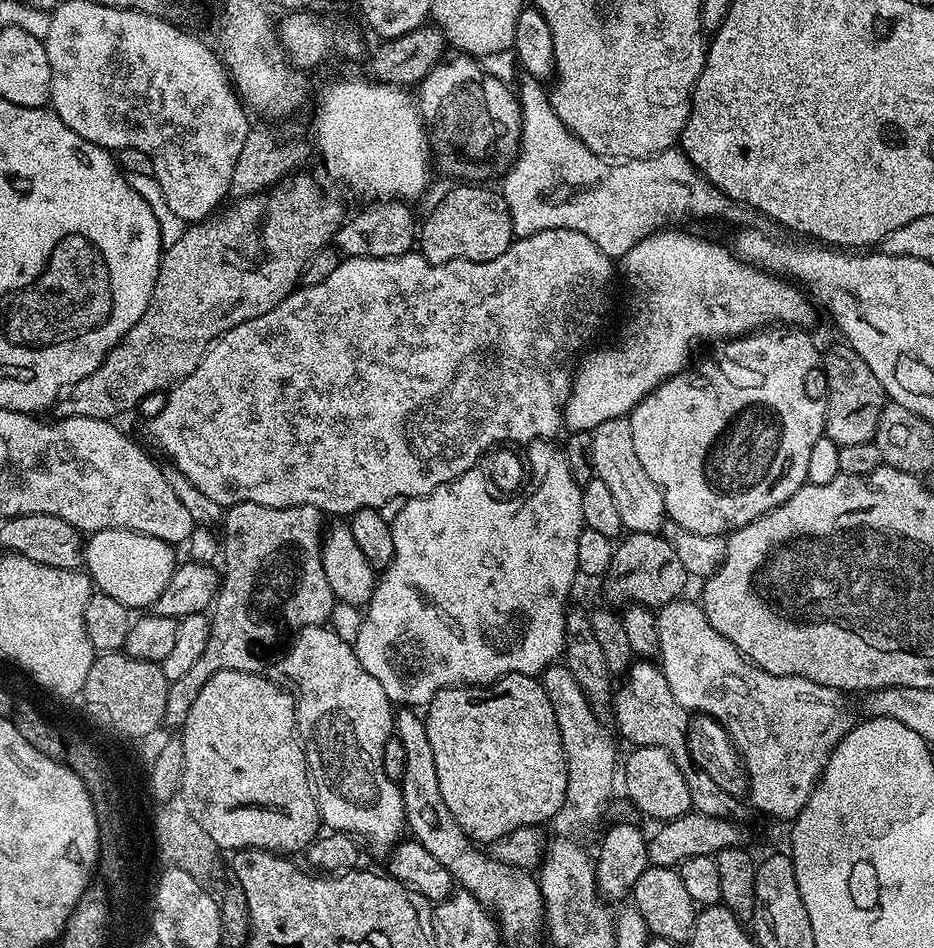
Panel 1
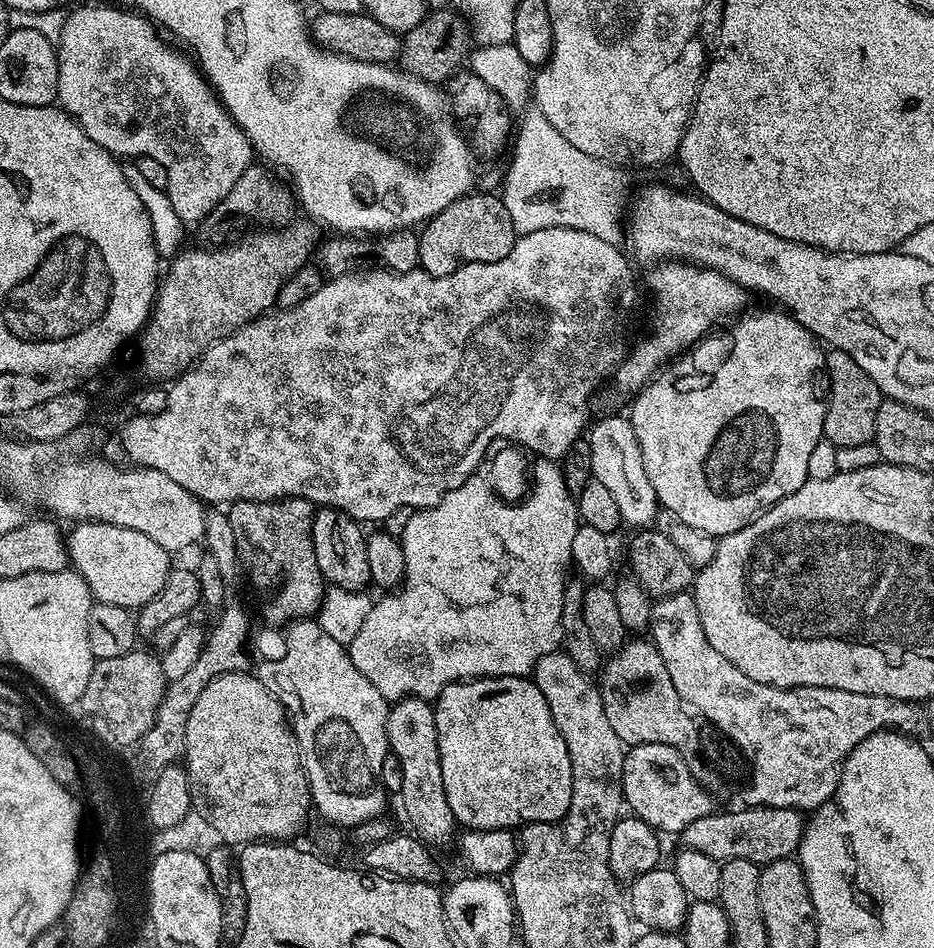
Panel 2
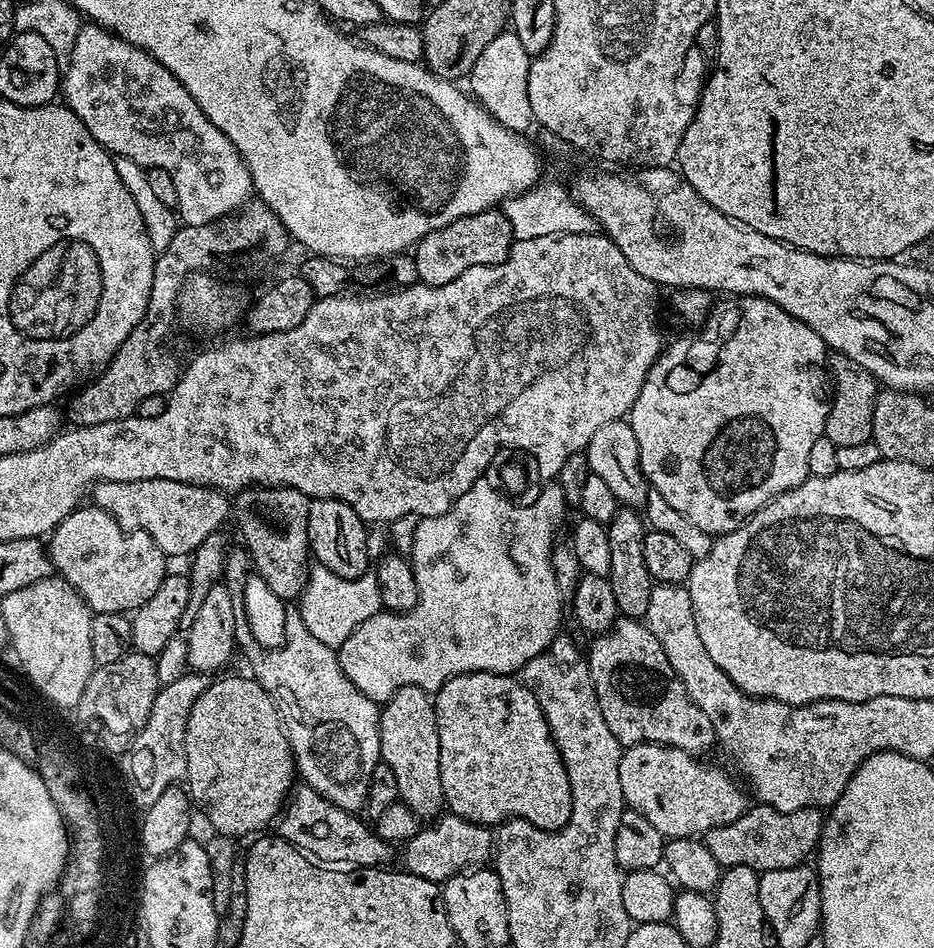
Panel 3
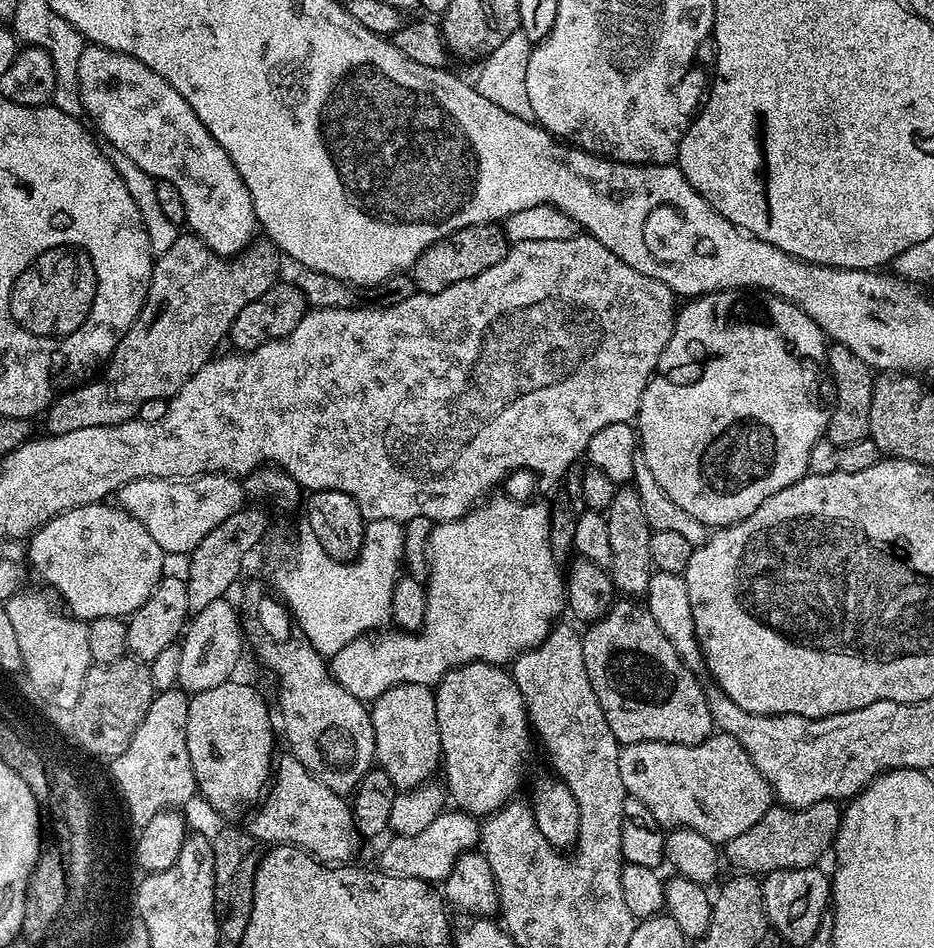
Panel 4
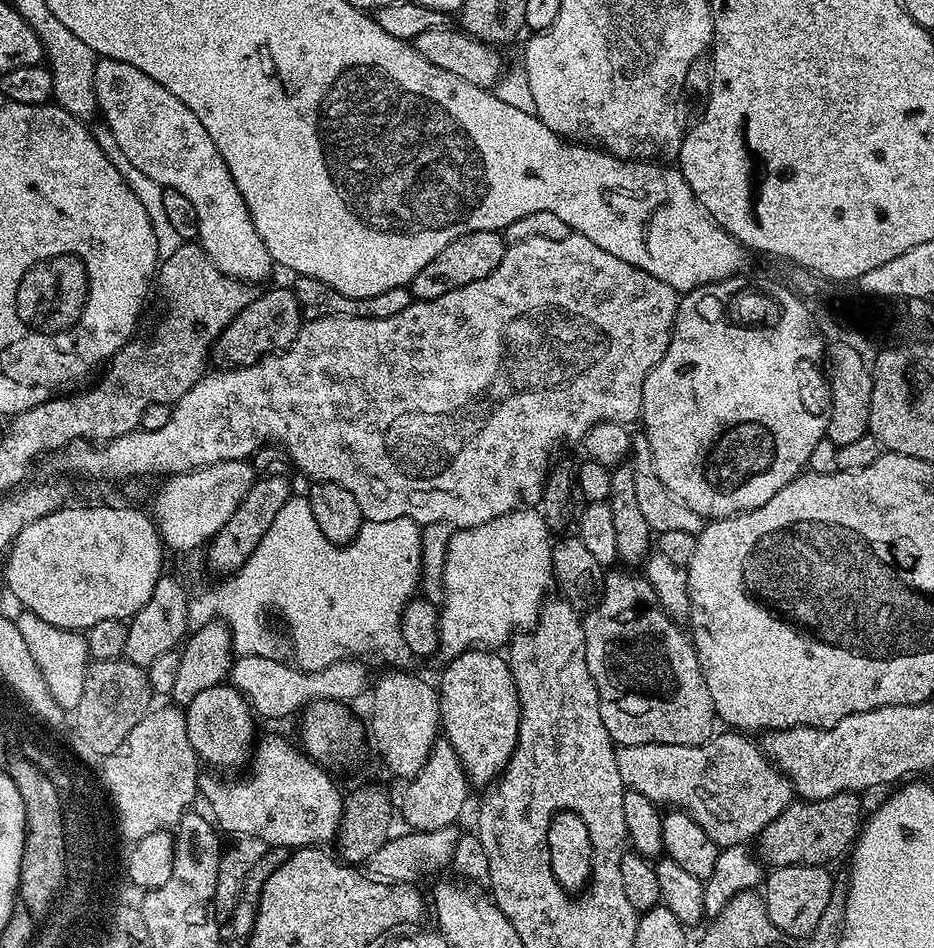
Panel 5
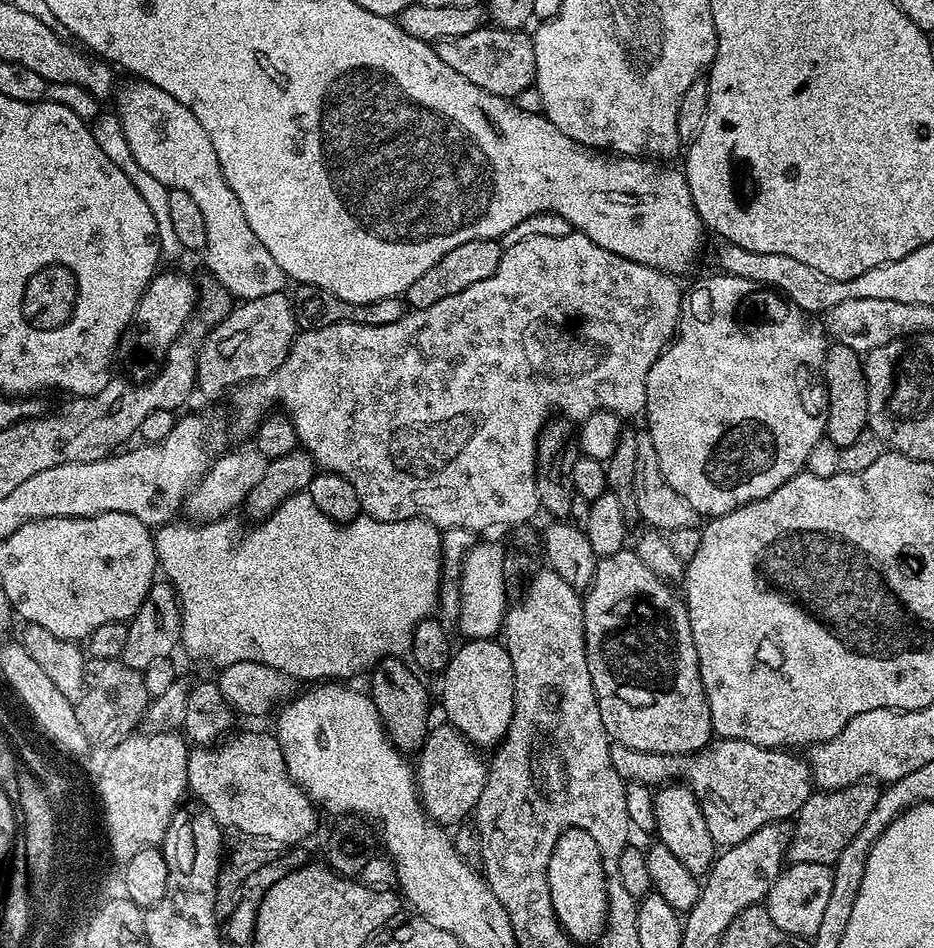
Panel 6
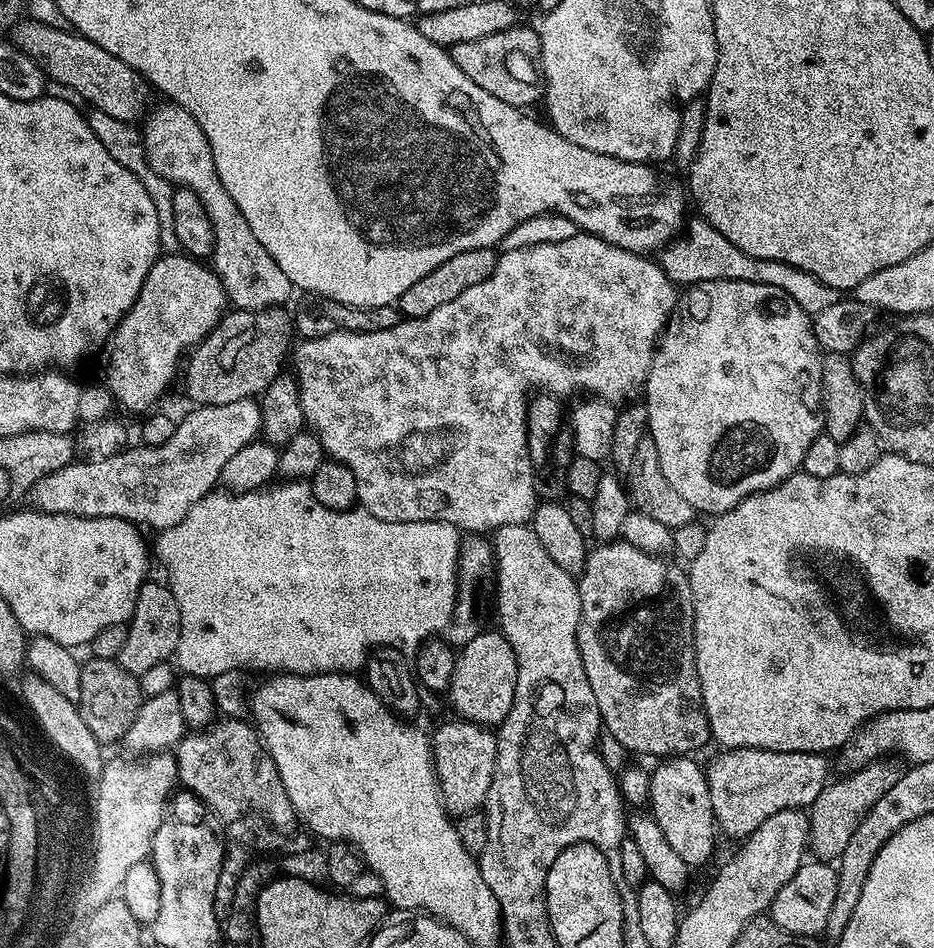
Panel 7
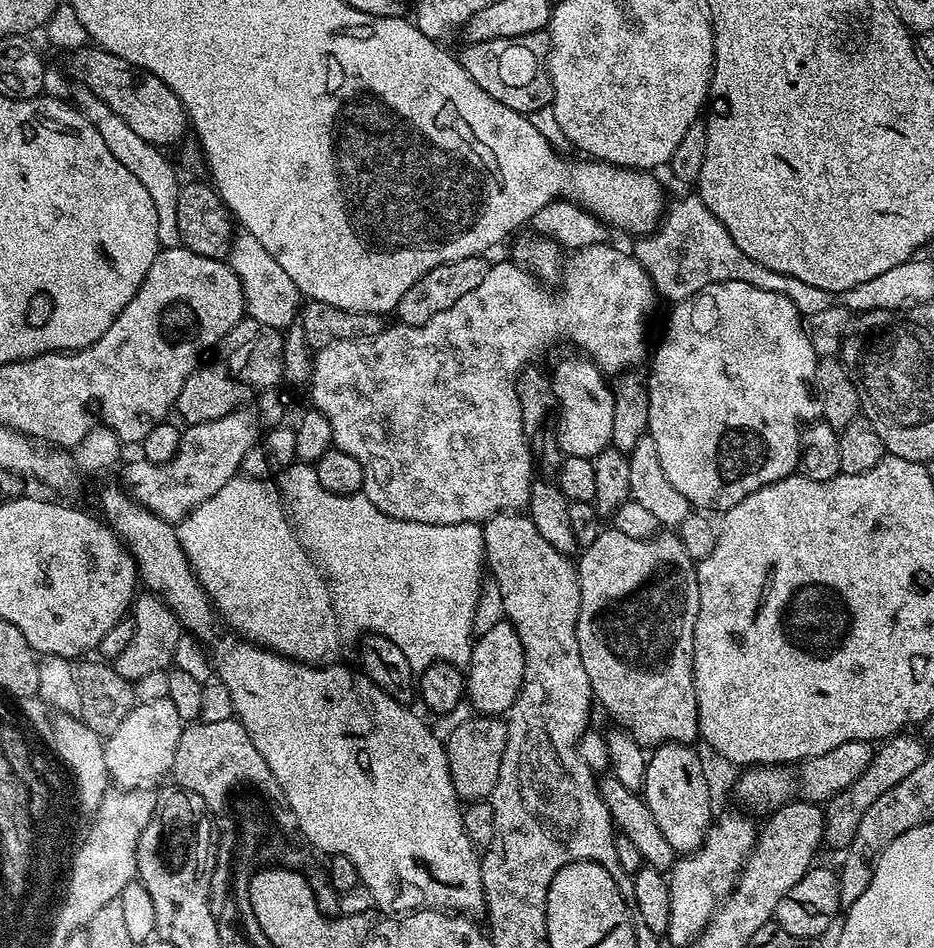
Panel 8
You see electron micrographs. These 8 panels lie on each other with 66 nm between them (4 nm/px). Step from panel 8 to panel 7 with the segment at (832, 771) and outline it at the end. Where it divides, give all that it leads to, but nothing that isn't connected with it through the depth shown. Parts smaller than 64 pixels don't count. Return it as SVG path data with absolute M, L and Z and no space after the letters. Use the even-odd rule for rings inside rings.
M730 748L719 753L712 760L712 765L707 765L706 777L710 792L710 806L716 815L716 827L721 833L735 838L749 836L766 818L778 814L778 810L787 808L807 809L822 794L822 790L830 783L828 776L827 755L818 752L771 752L757 748Z

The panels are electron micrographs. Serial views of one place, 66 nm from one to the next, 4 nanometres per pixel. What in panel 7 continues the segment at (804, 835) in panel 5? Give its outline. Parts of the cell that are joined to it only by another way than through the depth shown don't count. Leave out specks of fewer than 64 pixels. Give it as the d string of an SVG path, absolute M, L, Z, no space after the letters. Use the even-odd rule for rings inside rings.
M885 758L870 763L865 768L849 771L845 780L833 779L822 790L822 794L818 794L816 801L810 805L810 852L815 859L839 861L842 850L846 850L850 837L854 835L854 830L858 830L858 822L862 822L862 818L870 814L874 802L878 802L878 798L882 798L882 794L886 794L886 790L890 790L894 782L898 782L902 768L895 763L895 759Z

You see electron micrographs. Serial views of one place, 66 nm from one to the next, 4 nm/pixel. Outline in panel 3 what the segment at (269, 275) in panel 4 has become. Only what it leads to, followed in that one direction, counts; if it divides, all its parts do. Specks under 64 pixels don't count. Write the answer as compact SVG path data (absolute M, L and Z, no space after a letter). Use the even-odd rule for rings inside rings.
M258 198L249 199L243 208L235 214L224 217L223 220L215 224L203 224L202 226L190 226L184 224L180 226L170 241L170 246L166 250L158 253L156 265L154 266L154 282L150 286L150 302L146 306L146 314L130 334L126 334L126 342L118 346L114 358L104 367L91 382L85 383L83 387L75 393L76 397L68 404L66 416L72 419L73 425L85 428L86 426L98 426L102 422L118 422L127 416L136 415L138 402L143 402L146 398L164 396L171 393L172 387L180 379L182 371L181 365L176 365L176 360L170 353L164 352L163 344L167 342L168 335L172 332L172 323L175 325L178 320L178 301L180 291L184 289L184 284L188 277L196 272L207 272L209 274L225 274L224 272L236 271L240 276L256 276L263 268L268 268L272 260L276 260L290 245L290 237L286 226Z

